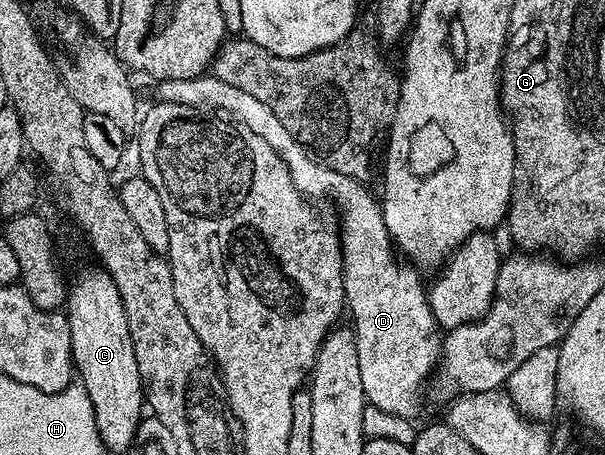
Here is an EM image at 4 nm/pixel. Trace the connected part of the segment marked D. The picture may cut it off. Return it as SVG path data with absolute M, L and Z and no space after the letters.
M213 74L195 76L194 78L170 78L156 80L155 99L162 104L177 104L190 106L197 110L207 109L207 104L218 108L219 113L230 117L239 127L247 128L258 134L282 158L284 165L290 170L291 180L295 188L306 198L312 196L332 196L334 203L340 207L340 220L344 225L338 228L340 249L344 251L344 302L347 311L352 312L351 327L356 333L356 349L358 350L358 370L362 374L362 390L365 401L372 404L380 412L389 412L392 416L412 416L420 408L420 391L424 383L429 383L434 369L440 363L442 351L442 329L437 324L432 307L428 304L428 294L425 285L420 285L421 273L411 263L405 262L398 255L392 242L392 236L386 230L384 209L381 203L364 189L365 185L348 175L338 174L311 156L308 150L301 146L286 126L282 125L274 115L270 106L263 105L258 98L251 97L246 90L231 86Z

